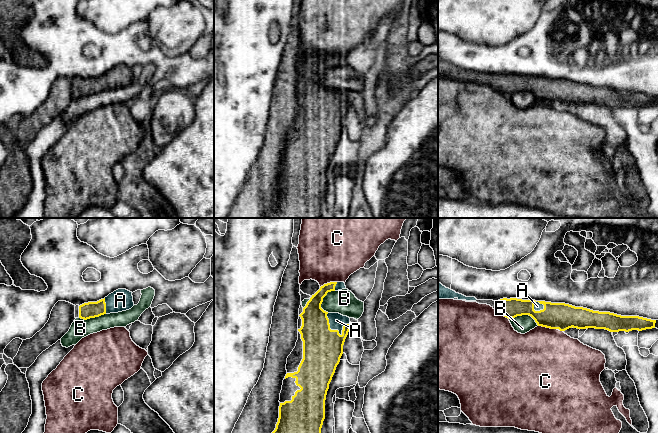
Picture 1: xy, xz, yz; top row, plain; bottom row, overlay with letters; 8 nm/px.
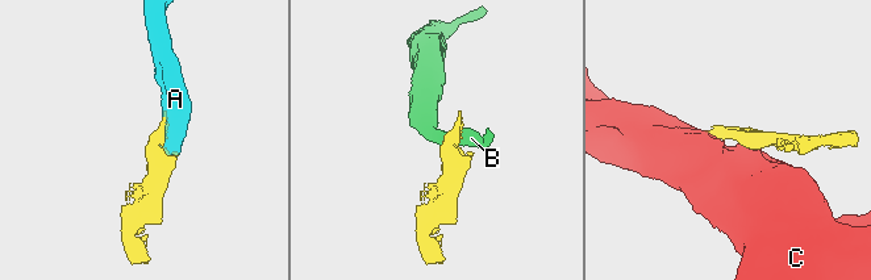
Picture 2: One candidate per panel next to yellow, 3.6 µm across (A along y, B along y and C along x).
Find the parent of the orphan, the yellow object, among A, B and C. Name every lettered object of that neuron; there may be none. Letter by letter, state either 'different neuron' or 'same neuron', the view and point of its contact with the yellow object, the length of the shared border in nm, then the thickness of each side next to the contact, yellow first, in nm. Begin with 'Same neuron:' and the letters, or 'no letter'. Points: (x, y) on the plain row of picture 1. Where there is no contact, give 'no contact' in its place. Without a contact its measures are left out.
Same neuron: A
A: same neuron; contact xz (329, 103); length 220 nm; calibres 320 and 120 nm
B: different neuron; contact yz (524, 90); length 240 nm; calibres 200 and 140 nm
C: different neuron; contact yz (547, 103); length 160 nm; calibres 220 and 480 nm

